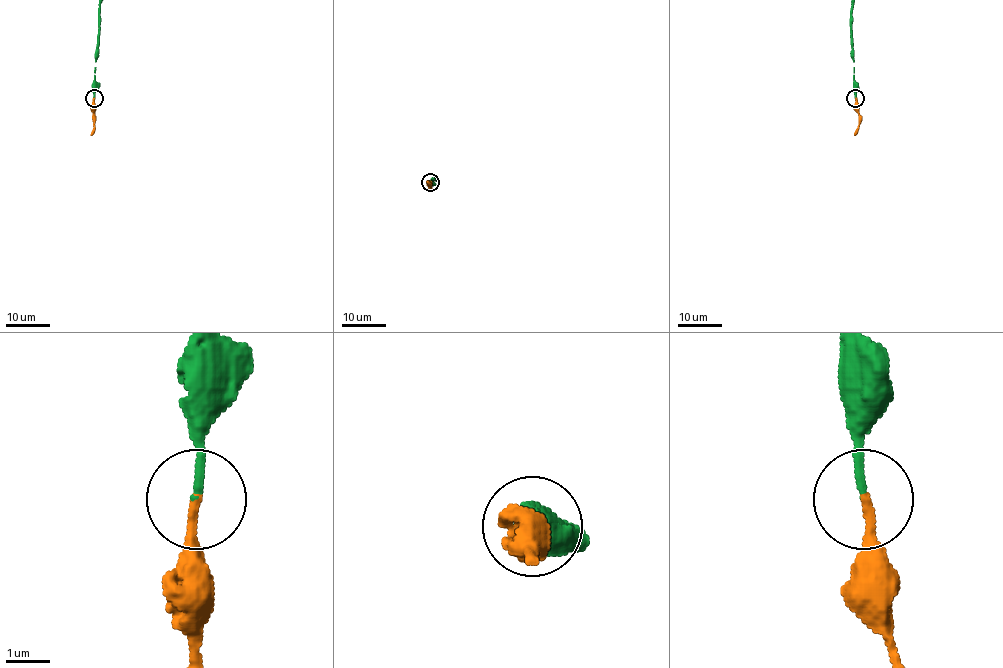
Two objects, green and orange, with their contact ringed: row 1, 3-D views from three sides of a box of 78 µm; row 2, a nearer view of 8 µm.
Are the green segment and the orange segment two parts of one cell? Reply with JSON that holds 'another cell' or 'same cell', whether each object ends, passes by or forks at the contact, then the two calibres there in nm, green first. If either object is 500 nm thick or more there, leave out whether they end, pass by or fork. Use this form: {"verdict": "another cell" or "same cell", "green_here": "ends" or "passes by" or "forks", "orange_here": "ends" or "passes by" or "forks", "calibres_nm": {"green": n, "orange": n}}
{"verdict": "same cell", "green_here": "ends", "orange_here": "ends", "calibres_nm": {"green": 170, "orange": 200}}

